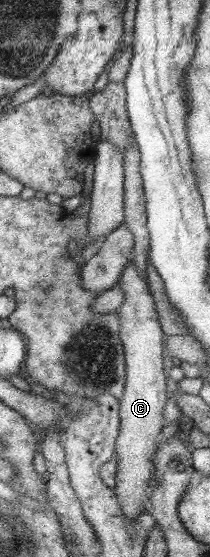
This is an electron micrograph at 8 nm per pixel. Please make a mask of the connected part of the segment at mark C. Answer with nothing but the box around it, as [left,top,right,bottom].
[115,263,165,520]

